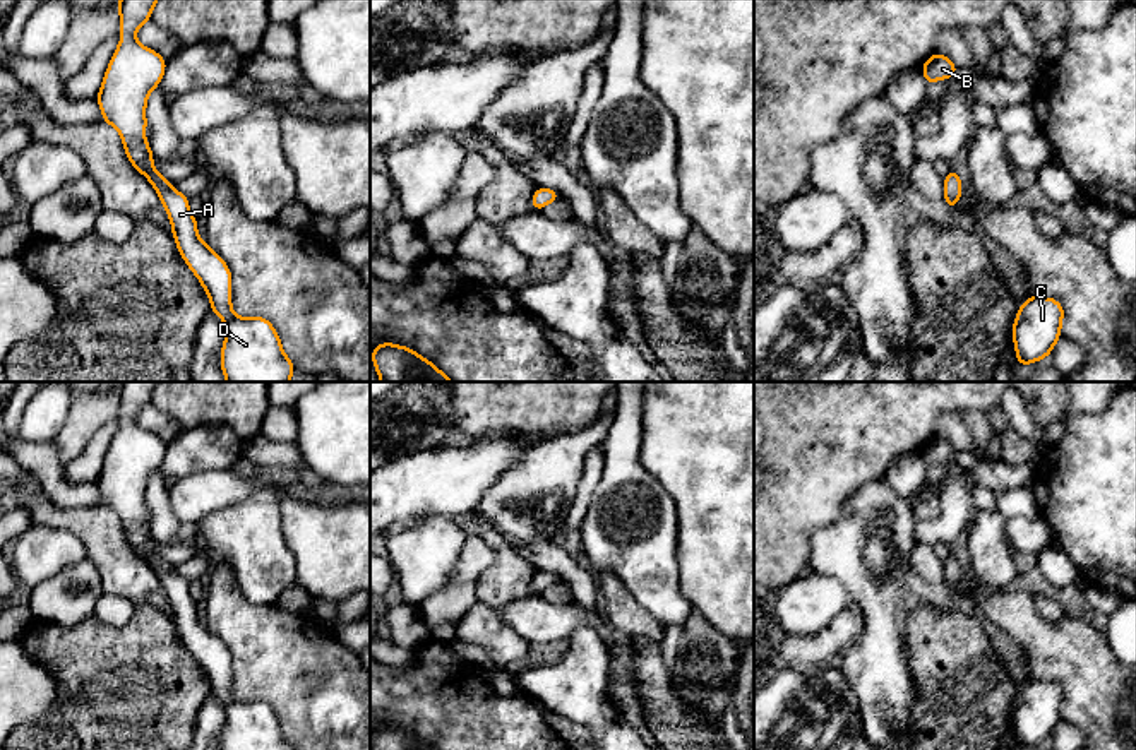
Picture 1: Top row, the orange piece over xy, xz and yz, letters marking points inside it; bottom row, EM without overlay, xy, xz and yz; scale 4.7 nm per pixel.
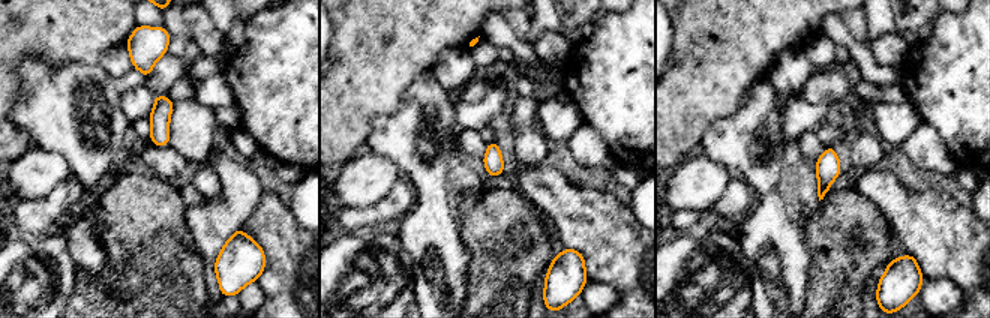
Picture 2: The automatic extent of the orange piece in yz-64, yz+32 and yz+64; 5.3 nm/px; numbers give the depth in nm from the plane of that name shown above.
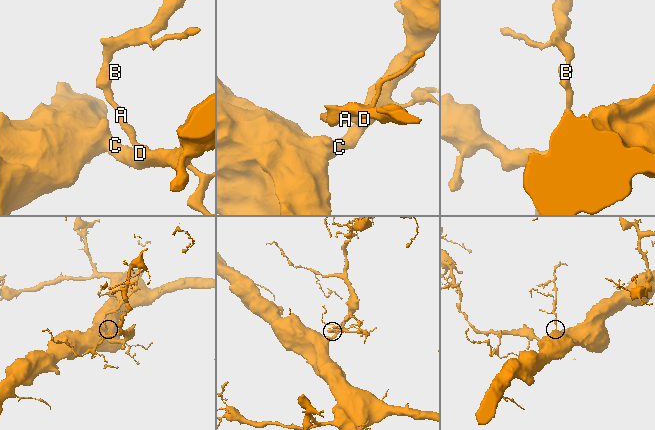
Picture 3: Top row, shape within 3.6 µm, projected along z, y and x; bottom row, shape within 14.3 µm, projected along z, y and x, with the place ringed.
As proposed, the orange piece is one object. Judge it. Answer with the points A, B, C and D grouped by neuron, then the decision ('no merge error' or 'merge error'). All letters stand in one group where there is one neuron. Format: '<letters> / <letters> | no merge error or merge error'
A B C D | no merge error

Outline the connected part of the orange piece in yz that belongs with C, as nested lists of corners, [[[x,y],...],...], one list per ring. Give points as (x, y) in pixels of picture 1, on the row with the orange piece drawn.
[[[1031,295],[1019,305],[1011,332],[1021,366],[1052,353],[1061,337],[1062,317],[1064,307],[1054,298]]]

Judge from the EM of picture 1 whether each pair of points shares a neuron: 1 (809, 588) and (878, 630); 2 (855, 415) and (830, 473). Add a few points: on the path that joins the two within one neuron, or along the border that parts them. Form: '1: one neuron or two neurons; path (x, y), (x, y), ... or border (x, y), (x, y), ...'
1: two neurons; border (819, 574), (833, 577), (854, 601)
2: one neuron; path (843, 428), (843, 447), (831, 459)

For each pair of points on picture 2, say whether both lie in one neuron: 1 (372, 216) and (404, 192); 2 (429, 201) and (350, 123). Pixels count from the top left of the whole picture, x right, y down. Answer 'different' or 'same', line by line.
1: same
2: different

